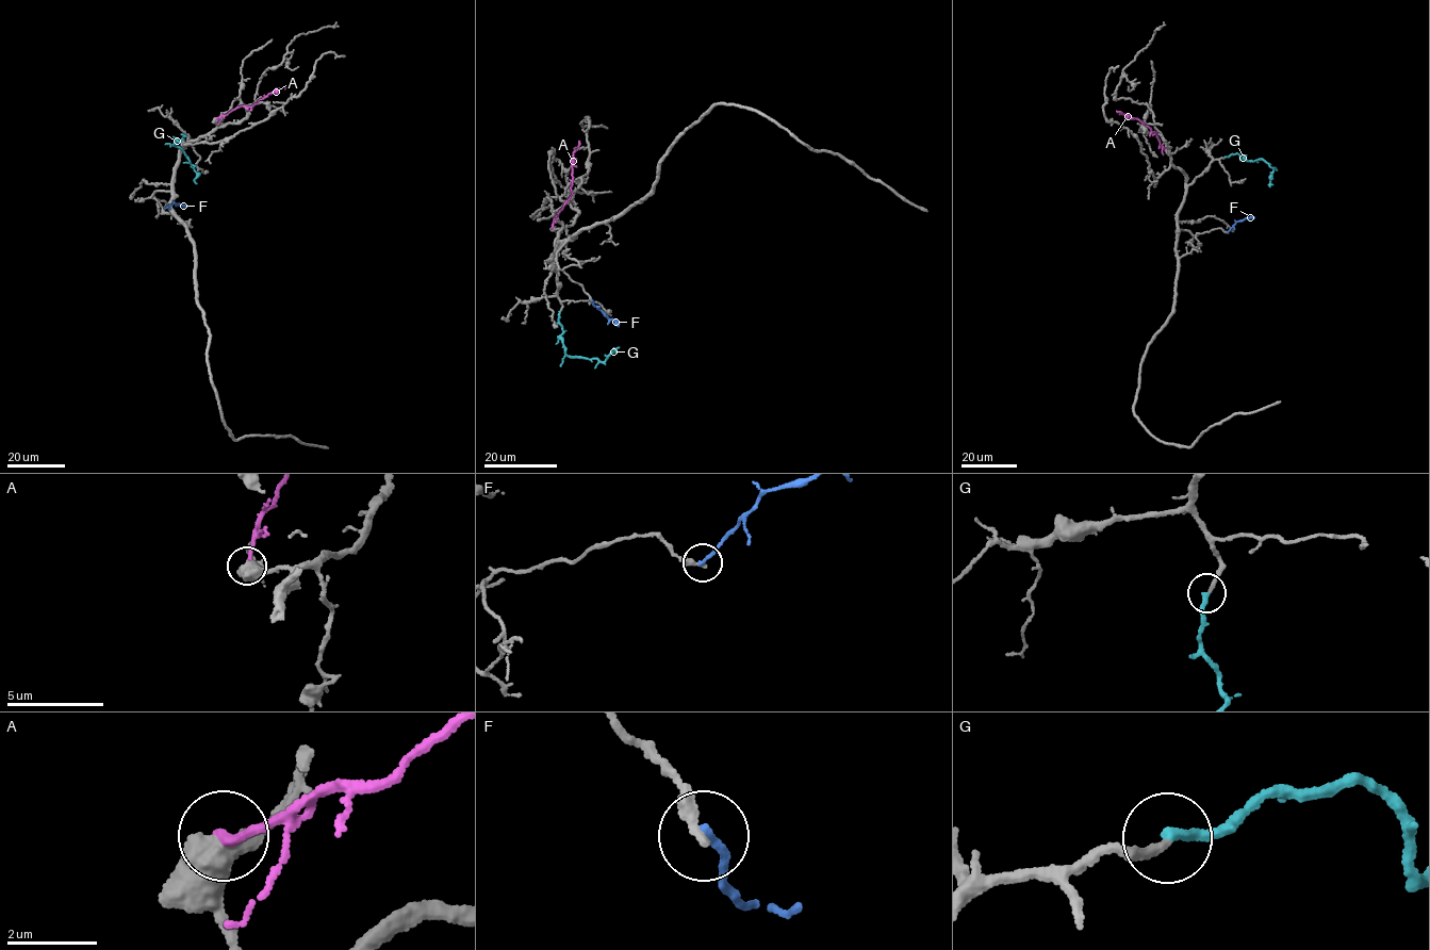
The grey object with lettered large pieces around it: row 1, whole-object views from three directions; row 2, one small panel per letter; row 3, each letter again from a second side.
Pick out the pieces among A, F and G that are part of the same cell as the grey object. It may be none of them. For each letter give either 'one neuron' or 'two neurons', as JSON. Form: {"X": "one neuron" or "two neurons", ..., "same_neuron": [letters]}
{"A": "two neurons", "F": "two neurons", "G": "one neuron", "same_neuron": ["G"]}

